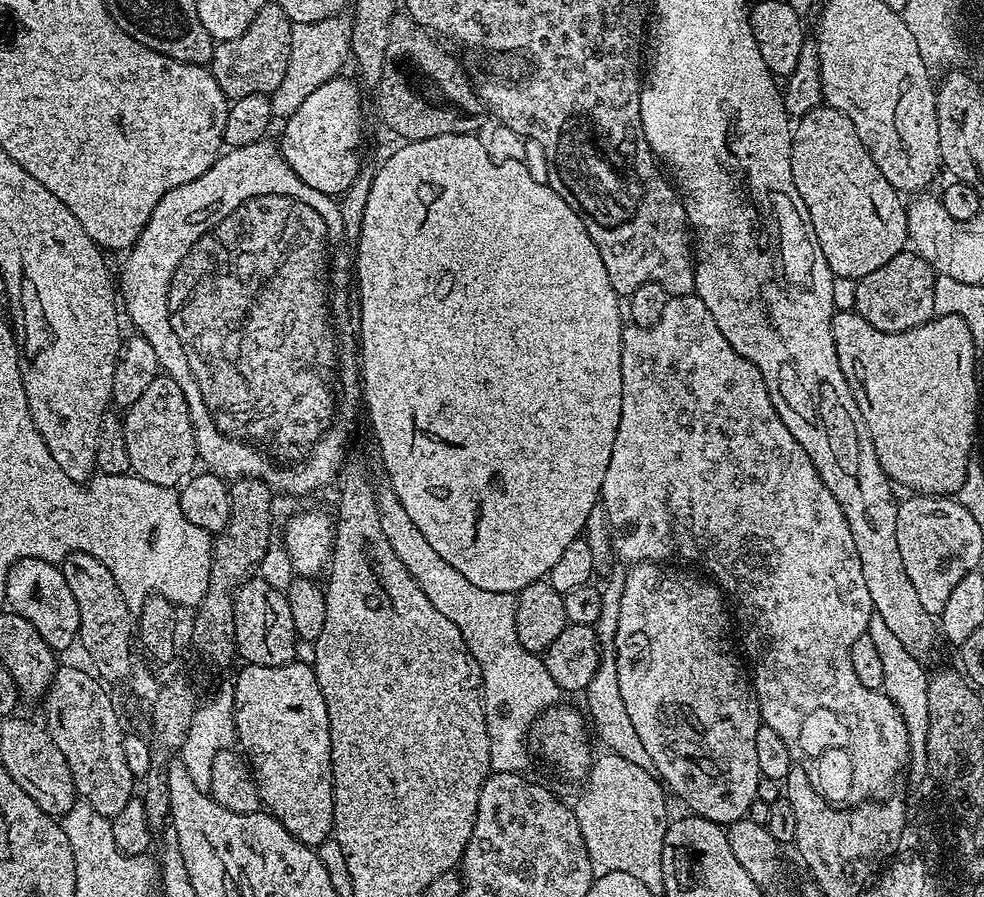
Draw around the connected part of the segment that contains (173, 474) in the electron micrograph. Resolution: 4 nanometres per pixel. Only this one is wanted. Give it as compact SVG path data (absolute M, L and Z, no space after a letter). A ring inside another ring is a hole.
M161 374L150 382L149 388L138 398L138 402L127 405L123 413L124 433L126 434L126 451L130 454L131 475L142 478L146 482L154 482L154 486L176 488L181 482L193 475L198 468L196 439L194 426L190 418L190 410L186 406L186 394L182 394L182 386L174 382L167 374Z

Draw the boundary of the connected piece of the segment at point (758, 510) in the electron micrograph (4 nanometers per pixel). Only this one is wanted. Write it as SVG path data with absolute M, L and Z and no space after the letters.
M695 294L669 298L666 310L662 310L662 318L658 318L654 326L643 328L629 323L620 335L620 341L622 418L618 422L614 454L610 454L610 466L606 466L606 478L602 478L598 501L602 512L604 508L604 520L608 523L609 534L612 535L613 550L622 559L628 560L629 565L680 562L676 560L701 564L705 568L703 571L715 581L730 605L730 616L746 660L748 655L750 683L756 693L756 701L760 704L762 723L770 726L770 730L774 730L782 737L782 742L786 742L786 750L790 750L793 761L803 770L806 778L810 778L817 794L827 804L834 804L838 808L855 808L858 804L876 802L887 797L891 793L888 791L891 790L896 775L905 771L910 759L908 731L902 714L898 714L898 706L890 702L887 694L883 690L862 686L858 674L854 674L854 642L858 642L858 638L867 633L874 609L870 602L870 590L866 590L866 578L862 575L858 546L854 546L854 534L850 534L850 522L846 522L846 514L842 514L838 498L834 498L834 494L826 490L826 482L818 478L818 470L814 470L810 454L806 454L806 450L802 450L802 446L794 442L794 434L786 430L782 418L774 410L774 402L770 402L770 394L766 390L766 382L762 382L758 366L742 358L742 354L738 354L738 350L734 350L734 346L726 342L722 330L718 330L718 325L710 310L706 310L706 302L702 302L702 298Z

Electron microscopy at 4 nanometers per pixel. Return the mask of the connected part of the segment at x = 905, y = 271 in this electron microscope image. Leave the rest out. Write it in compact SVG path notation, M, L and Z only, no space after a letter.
M915 250L900 252L886 266L878 266L871 274L856 281L854 311L870 326L883 332L901 332L914 326L922 326L936 316L934 310L934 286L937 272Z

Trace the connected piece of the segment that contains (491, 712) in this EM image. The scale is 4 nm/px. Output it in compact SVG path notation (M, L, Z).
M393 495L387 499L386 531L390 546L394 546L394 554L398 554L402 566L410 570L422 594L430 598L430 606L434 606L438 614L450 618L450 622L462 630L462 638L480 667L486 734L490 734L492 772L523 773L528 764L528 752L530 756L532 724L541 712L561 703L562 693L554 678L550 678L550 670L546 670L543 659L518 642L518 630L514 622L515 595L511 592L481 590L479 586L474 586L474 582L458 574L454 566L438 558L435 550L430 550L430 542L426 542L422 530L410 522L410 514L402 510L402 502L398 502L398 498Z

